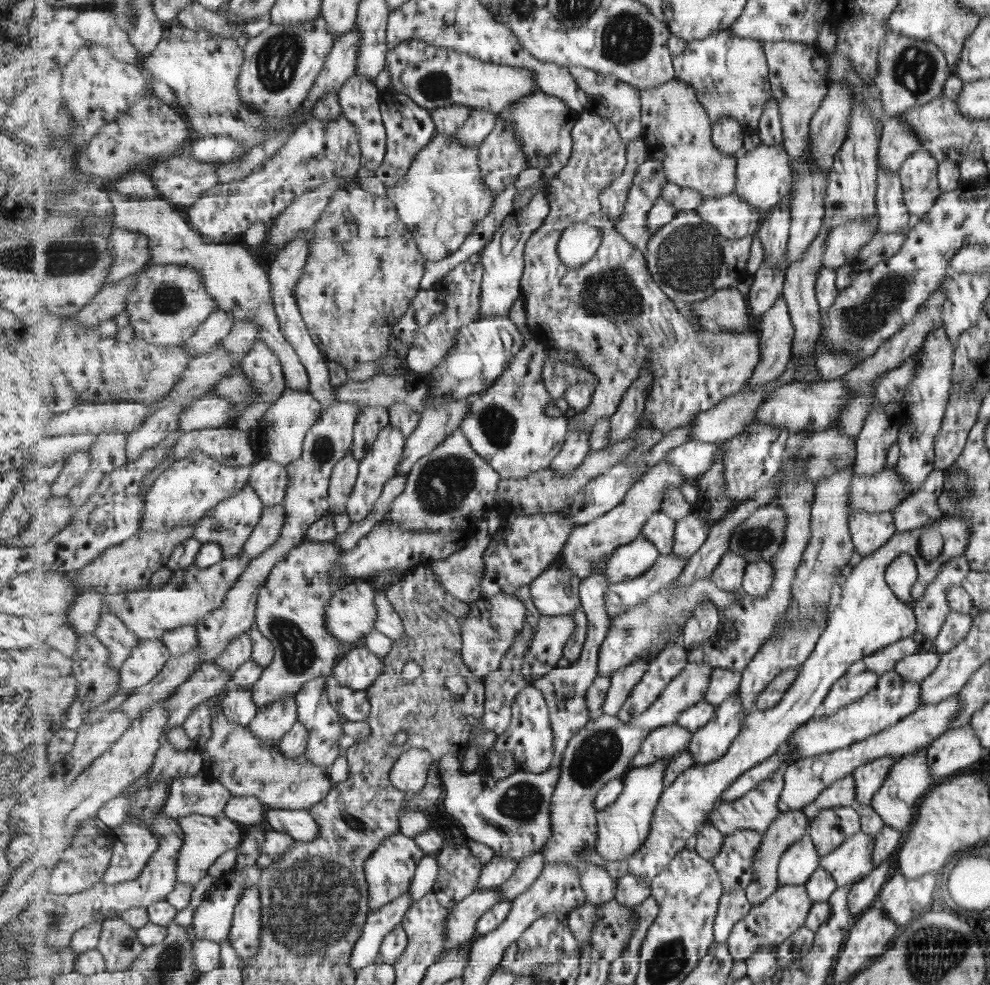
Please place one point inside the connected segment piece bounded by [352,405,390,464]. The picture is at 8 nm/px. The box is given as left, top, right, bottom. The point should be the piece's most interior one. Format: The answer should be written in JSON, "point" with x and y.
{"point":[373,419]}

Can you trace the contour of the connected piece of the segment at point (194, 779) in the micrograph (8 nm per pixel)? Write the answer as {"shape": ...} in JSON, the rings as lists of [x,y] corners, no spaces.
{"shape":[[[202,770],[199,774],[185,775],[173,780],[162,815],[180,819],[195,812],[205,816],[223,817],[233,796],[235,795],[221,782]]]}

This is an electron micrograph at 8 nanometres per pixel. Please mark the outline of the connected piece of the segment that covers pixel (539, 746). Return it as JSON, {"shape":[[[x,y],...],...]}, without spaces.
{"shape":[[[532,685],[526,687],[513,704],[512,724],[498,736],[495,749],[514,756],[519,770],[539,774],[549,770],[553,764],[554,733],[549,709],[543,694]]]}

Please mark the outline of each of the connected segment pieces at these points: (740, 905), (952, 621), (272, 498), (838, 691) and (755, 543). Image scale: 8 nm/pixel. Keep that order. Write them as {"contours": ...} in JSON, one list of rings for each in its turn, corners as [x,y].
{"contours":[[[[742,888],[734,892],[725,892],[714,924],[715,941],[728,942],[736,924],[741,922],[752,908],[753,904]]],[[[950,611],[946,615],[945,622],[937,636],[931,640],[933,652],[939,655],[949,653],[951,648],[955,647],[963,640],[972,623],[972,618],[968,613],[959,613]]],[[[259,459],[254,464],[250,485],[258,492],[266,508],[284,502],[288,484],[287,467],[267,459]]],[[[865,670],[855,675],[847,674],[831,688],[817,715],[823,714],[823,717],[829,717],[841,711],[844,706],[849,706],[861,697],[869,695],[878,683],[879,675],[872,671]]],[[[771,503],[757,512],[754,512],[740,527],[732,534],[732,543],[729,553],[737,553],[749,562],[772,562],[777,553],[782,550],[786,541],[786,526],[788,518],[784,508],[777,503]]]]}

